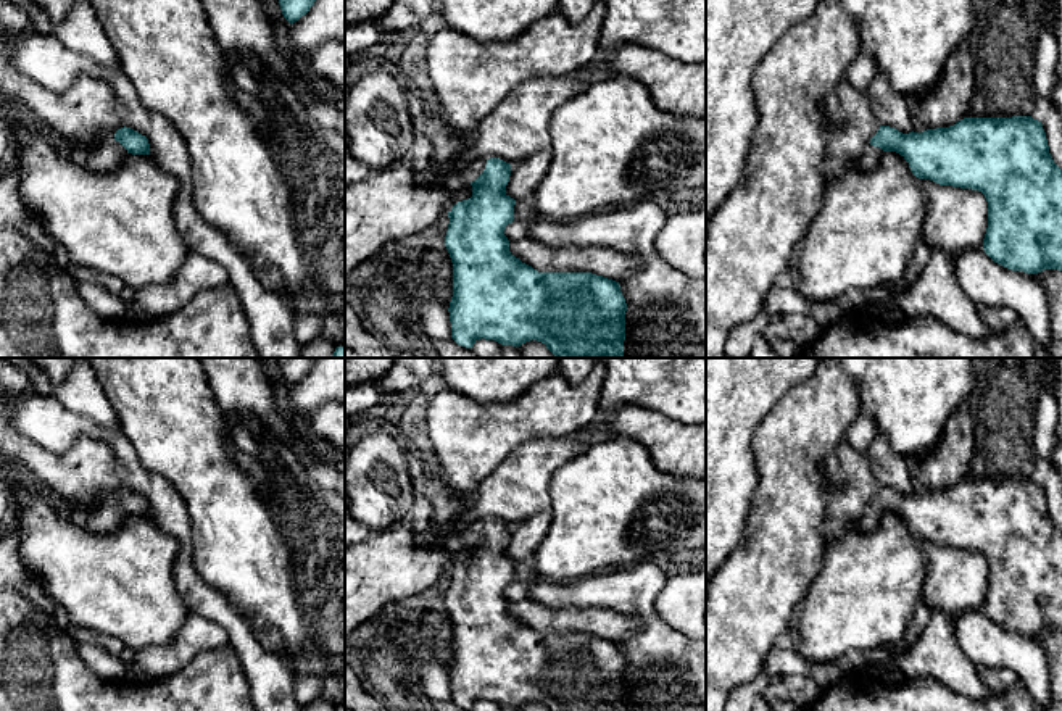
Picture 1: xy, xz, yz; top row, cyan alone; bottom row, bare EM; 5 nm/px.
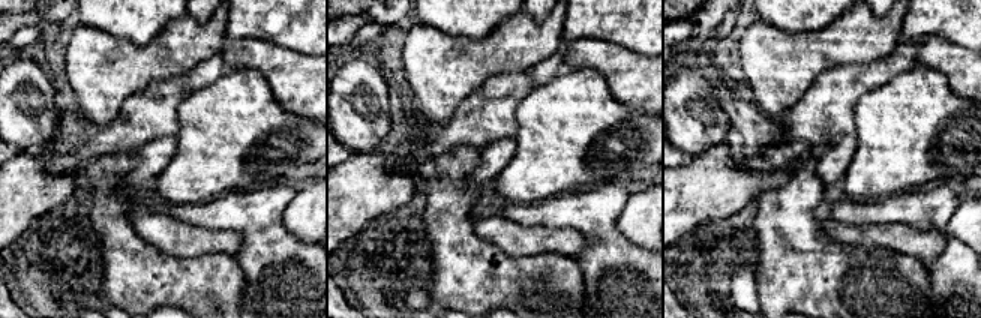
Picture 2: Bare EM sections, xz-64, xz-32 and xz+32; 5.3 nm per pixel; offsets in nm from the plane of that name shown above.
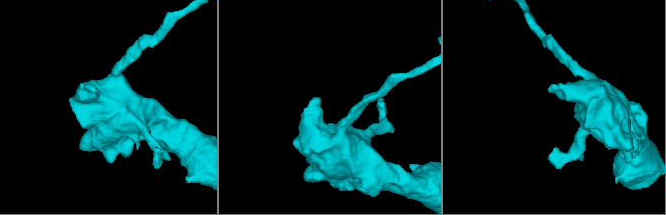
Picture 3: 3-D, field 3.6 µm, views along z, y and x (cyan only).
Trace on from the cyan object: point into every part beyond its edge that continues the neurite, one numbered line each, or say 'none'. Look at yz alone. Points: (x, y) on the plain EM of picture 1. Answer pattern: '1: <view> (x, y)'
1: yz (869, 519)

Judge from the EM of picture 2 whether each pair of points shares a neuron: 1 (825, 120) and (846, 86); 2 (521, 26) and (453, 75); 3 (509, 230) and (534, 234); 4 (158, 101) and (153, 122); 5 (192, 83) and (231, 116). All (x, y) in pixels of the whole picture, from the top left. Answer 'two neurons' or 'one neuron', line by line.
1: one neuron
2: one neuron
3: one neuron
4: one neuron
5: two neurons

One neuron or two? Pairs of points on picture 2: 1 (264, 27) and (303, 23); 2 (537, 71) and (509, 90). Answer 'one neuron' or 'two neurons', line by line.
1: one neuron
2: two neurons

